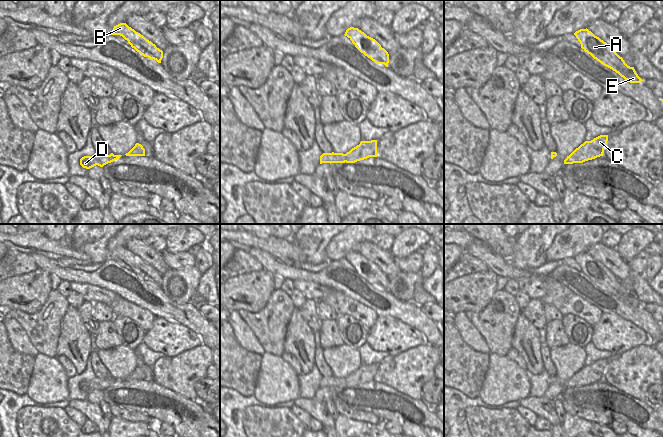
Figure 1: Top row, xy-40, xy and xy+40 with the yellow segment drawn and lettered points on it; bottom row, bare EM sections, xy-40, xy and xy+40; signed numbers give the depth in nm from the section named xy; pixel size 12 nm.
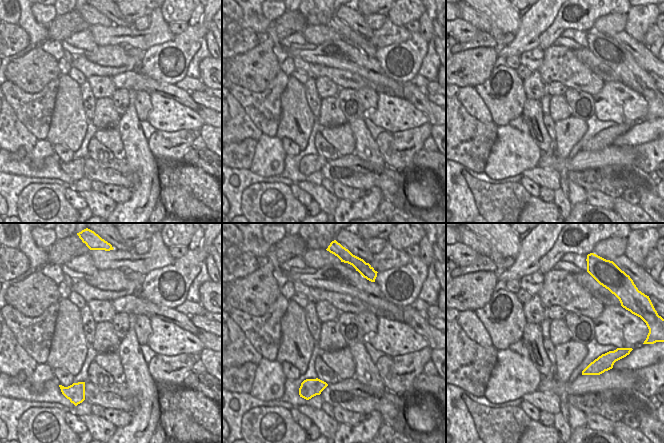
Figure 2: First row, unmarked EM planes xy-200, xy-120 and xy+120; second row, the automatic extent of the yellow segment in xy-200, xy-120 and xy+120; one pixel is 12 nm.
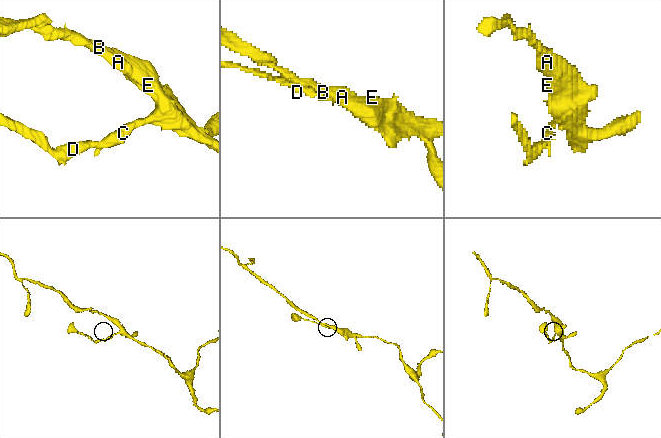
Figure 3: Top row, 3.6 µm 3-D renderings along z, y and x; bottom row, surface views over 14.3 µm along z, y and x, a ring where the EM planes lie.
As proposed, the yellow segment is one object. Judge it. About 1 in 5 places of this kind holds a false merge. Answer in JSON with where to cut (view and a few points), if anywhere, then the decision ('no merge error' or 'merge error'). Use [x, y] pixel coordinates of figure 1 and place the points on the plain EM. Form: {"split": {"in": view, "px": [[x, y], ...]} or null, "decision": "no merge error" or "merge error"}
{"split": null, "decision": "no merge error"}

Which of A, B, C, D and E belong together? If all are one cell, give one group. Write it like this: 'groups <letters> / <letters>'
groups A B C D E

